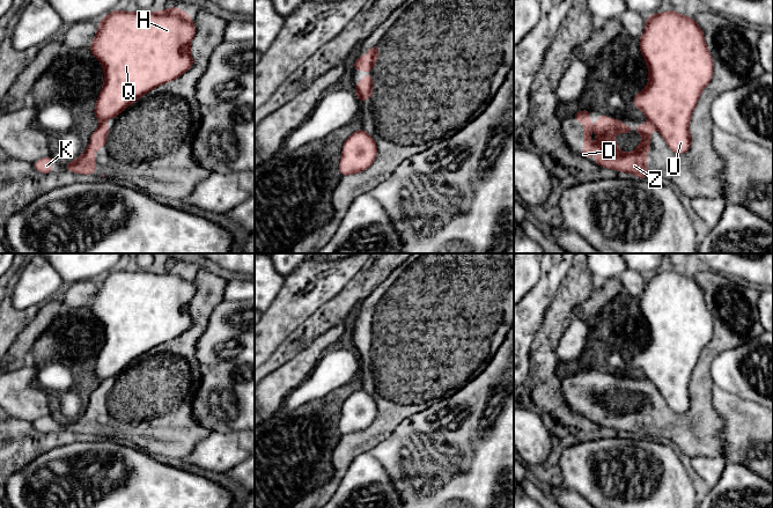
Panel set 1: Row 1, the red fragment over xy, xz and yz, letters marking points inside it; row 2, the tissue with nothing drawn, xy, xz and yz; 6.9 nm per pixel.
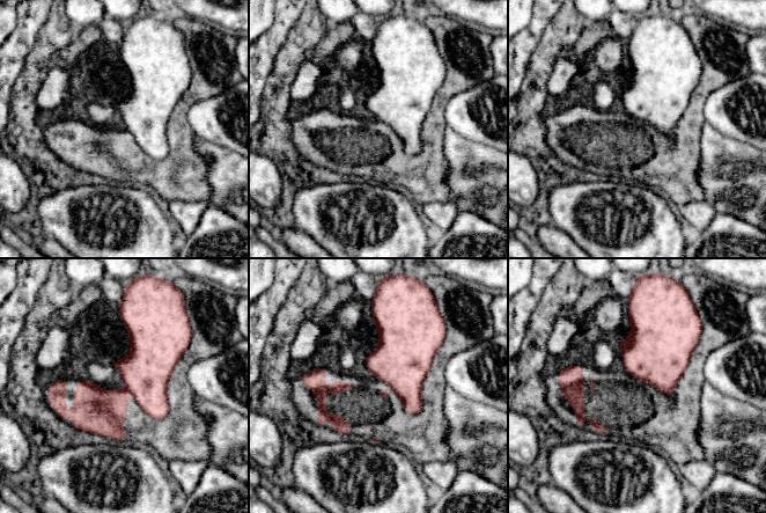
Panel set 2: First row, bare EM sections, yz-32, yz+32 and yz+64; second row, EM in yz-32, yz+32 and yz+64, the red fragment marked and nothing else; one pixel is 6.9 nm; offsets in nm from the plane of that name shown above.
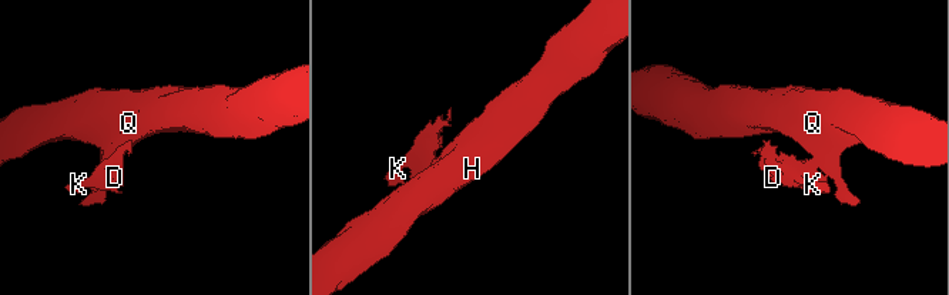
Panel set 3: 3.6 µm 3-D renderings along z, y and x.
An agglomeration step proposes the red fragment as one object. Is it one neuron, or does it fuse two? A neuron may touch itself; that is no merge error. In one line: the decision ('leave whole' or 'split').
split

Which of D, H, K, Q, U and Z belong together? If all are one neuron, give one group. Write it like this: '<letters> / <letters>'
D K Z / H Q U

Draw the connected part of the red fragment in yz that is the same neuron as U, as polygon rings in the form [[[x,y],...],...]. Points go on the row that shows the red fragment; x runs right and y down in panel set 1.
[[[672,9],[646,17],[646,28],[639,41],[649,79],[648,84],[633,97],[633,105],[643,111],[673,153],[687,153],[691,147],[690,119],[713,76],[713,59],[704,31],[692,17]]]

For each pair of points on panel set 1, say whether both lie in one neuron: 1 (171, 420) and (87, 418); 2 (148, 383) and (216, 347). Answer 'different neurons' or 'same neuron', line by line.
1: same neuron
2: different neurons

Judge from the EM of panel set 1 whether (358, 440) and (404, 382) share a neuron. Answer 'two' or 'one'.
one

